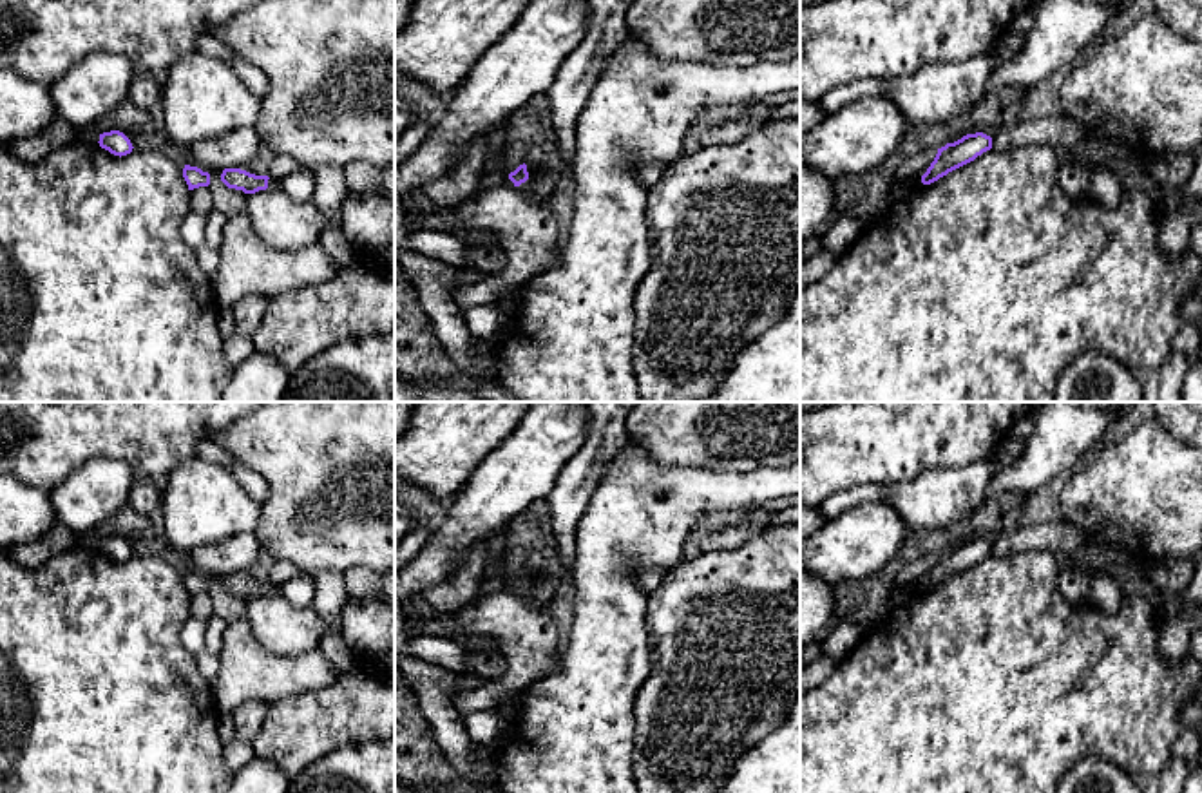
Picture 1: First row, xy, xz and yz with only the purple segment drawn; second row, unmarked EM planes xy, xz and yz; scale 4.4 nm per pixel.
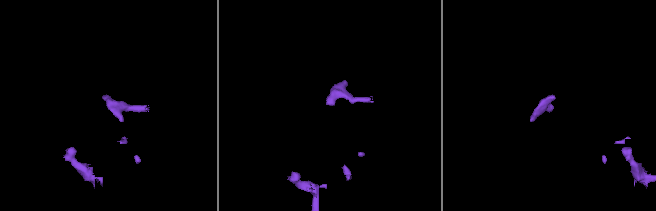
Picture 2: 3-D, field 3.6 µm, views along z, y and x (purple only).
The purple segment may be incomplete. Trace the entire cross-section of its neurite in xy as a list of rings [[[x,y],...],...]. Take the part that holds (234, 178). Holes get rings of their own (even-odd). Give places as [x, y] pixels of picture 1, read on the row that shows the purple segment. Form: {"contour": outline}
{"contour": [[[224,168],[221,181],[228,188],[255,194],[259,190],[281,190],[290,199],[299,203],[313,201],[315,177],[311,170],[300,168],[282,179],[270,179],[268,176],[255,176],[241,168]]]}

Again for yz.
{"contour": [[[983,132],[967,134],[954,143],[947,143],[945,147],[938,148],[934,161],[921,176],[921,183],[930,185],[949,172],[974,161],[978,156],[990,148],[992,138]]]}

